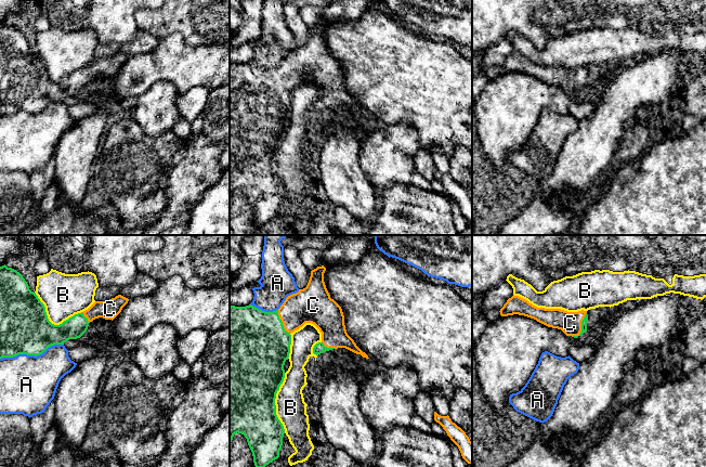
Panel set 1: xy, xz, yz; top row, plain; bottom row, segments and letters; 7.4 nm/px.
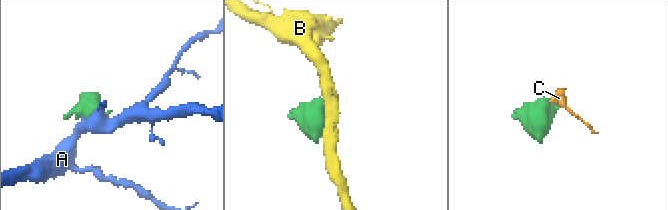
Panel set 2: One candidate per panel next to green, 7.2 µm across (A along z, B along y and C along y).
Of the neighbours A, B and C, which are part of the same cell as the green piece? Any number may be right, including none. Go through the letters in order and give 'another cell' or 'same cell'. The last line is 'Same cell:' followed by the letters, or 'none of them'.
A: another cell
B: another cell
C: same cell
Same cell: C

